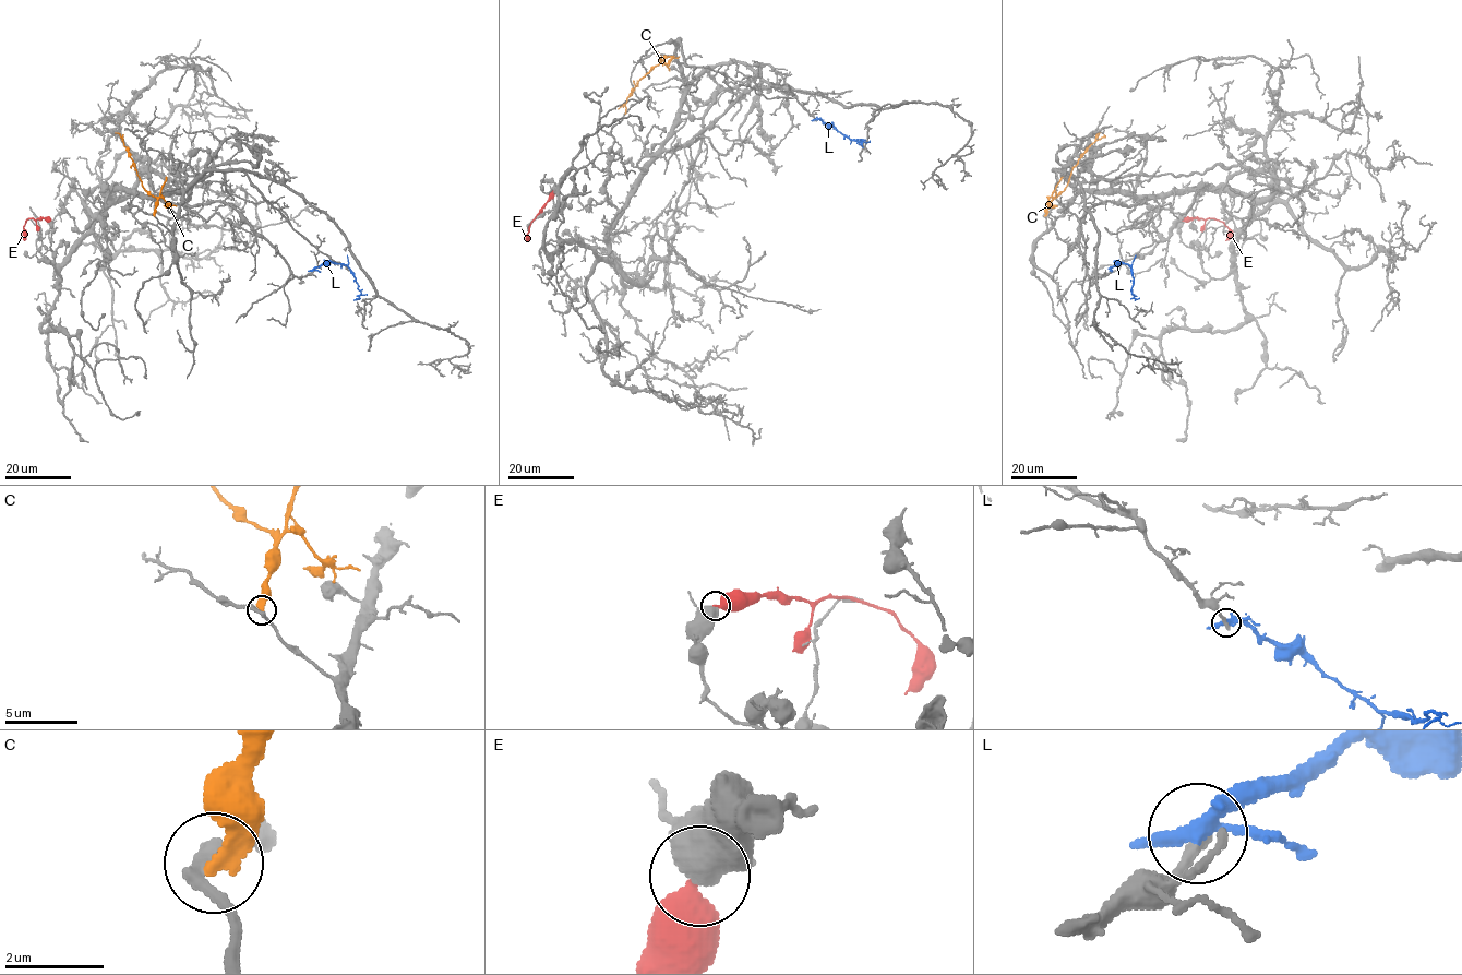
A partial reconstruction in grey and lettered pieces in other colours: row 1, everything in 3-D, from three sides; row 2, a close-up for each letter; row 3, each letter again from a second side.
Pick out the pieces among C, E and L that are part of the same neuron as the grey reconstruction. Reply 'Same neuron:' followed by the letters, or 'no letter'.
Same neuron: no letter

